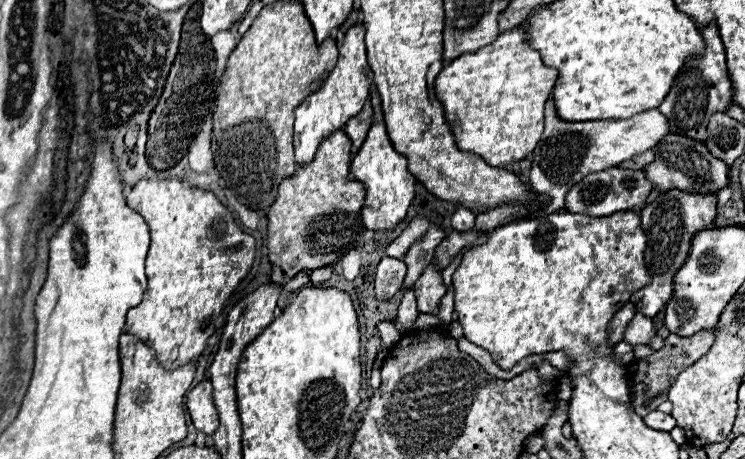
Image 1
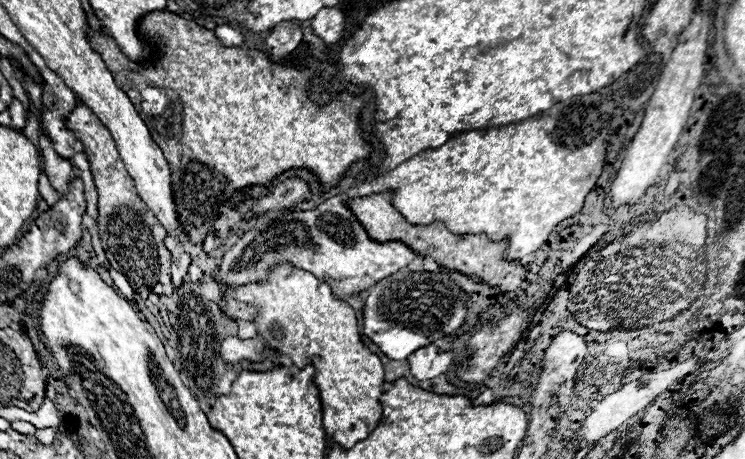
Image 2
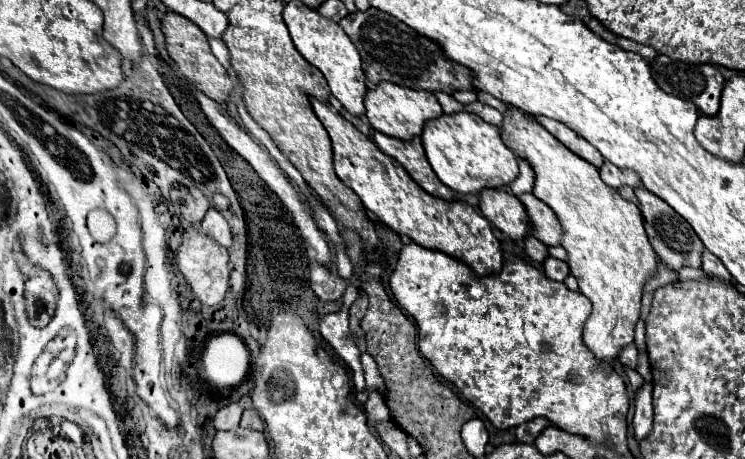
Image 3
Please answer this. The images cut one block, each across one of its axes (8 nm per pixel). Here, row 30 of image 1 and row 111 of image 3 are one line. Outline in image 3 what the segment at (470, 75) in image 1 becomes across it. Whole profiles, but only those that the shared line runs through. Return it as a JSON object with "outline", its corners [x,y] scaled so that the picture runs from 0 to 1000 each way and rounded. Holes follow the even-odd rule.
{"outline":[[[685,231],[677,244],[677,261],[671,275],[671,296],[677,314],[695,340],[709,349],[714,362],[719,392],[714,423],[725,431],[733,449],[738,449],[752,479],[754,492],[754,523],[752,536],[762,549],[762,584],[765,597],[773,606],[779,636],[795,658],[795,684],[789,688],[784,706],[784,749],[797,767],[800,780],[808,780],[813,789],[821,789],[830,780],[830,767],[835,754],[851,745],[851,710],[859,688],[859,649],[864,614],[881,593],[881,549],[875,545],[862,466],[854,444],[840,440],[824,410],[808,397],[803,370],[765,331],[754,309],[749,309],[722,261],[690,231]]]}

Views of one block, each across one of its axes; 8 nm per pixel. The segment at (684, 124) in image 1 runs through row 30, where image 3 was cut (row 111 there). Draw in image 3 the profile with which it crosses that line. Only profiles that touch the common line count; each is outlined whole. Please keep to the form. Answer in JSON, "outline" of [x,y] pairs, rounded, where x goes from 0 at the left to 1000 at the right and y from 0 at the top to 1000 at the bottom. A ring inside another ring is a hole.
{"outline":[[[886,118],[872,135],[872,148],[875,148],[875,166],[878,166],[881,183],[891,200],[932,222],[942,248],[961,253],[961,244],[966,235],[966,205],[972,192],[972,170],[956,139],[921,139],[921,135],[907,135],[907,131]]]}

